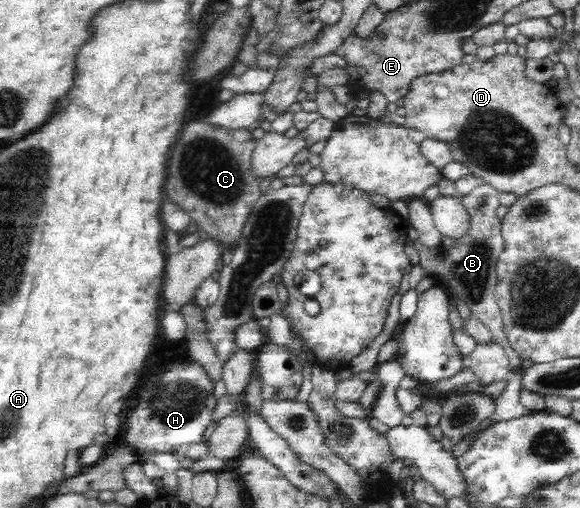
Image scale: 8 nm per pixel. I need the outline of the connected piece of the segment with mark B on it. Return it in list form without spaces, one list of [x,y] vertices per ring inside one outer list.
[[[482,182],[460,197],[469,220],[467,230],[457,238],[452,238],[452,245],[442,252],[442,261],[434,261],[434,273],[440,275],[445,287],[453,298],[460,298],[470,308],[470,311],[480,322],[490,330],[492,341],[498,343],[512,361],[510,371],[524,370],[521,367],[521,358],[513,351],[509,340],[504,333],[504,320],[501,309],[493,296],[497,284],[497,259],[504,251],[504,238],[501,232],[501,219],[496,216],[496,209],[500,205],[500,192],[489,183]]]

